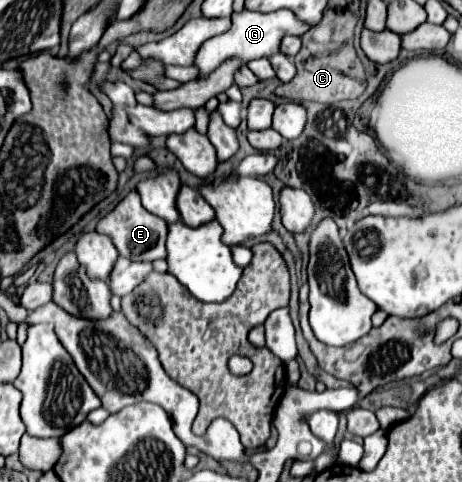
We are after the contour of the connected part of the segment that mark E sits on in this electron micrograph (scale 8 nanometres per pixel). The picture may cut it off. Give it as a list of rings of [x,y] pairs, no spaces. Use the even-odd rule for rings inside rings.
[[[130,190],[116,206],[114,210],[110,210],[104,218],[100,218],[96,230],[100,234],[108,234],[118,250],[120,256],[124,258],[130,258],[130,260],[146,260],[146,262],[152,262],[152,260],[158,260],[158,258],[166,258],[166,248],[164,248],[164,242],[166,242],[166,230],[168,230],[168,224],[164,218],[158,218],[154,214],[150,214],[140,198],[138,198],[138,192],[136,190]]]

